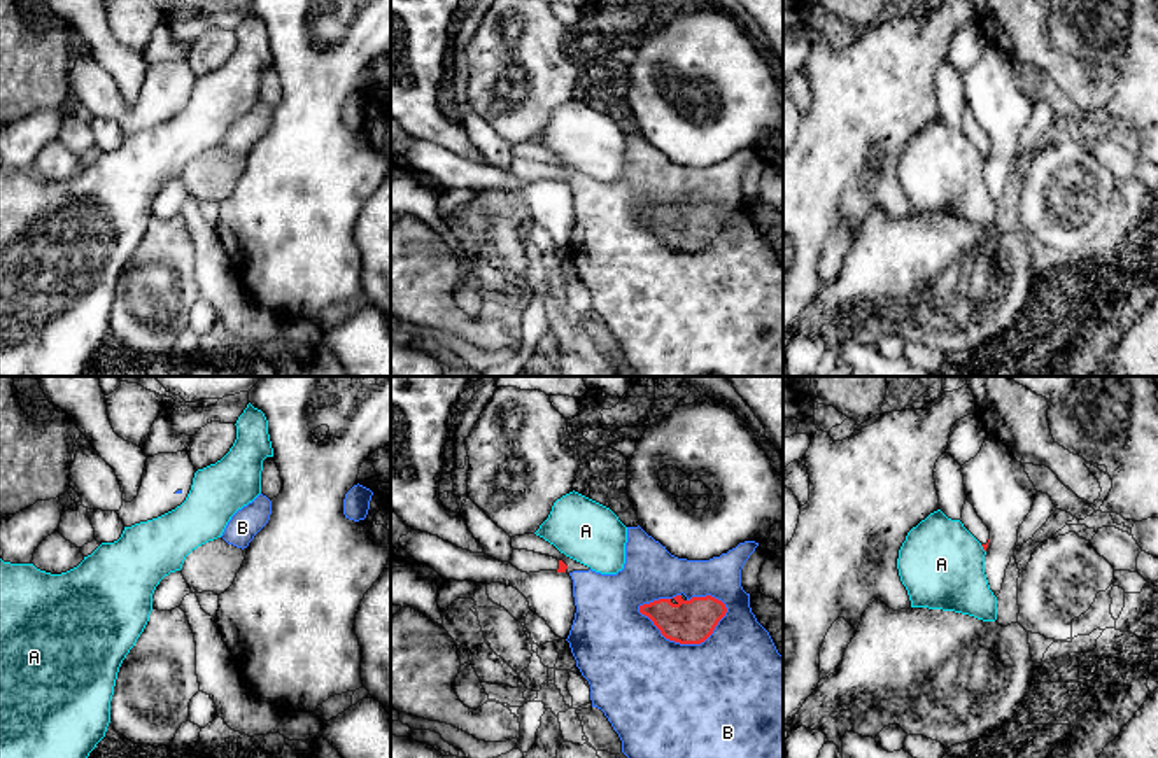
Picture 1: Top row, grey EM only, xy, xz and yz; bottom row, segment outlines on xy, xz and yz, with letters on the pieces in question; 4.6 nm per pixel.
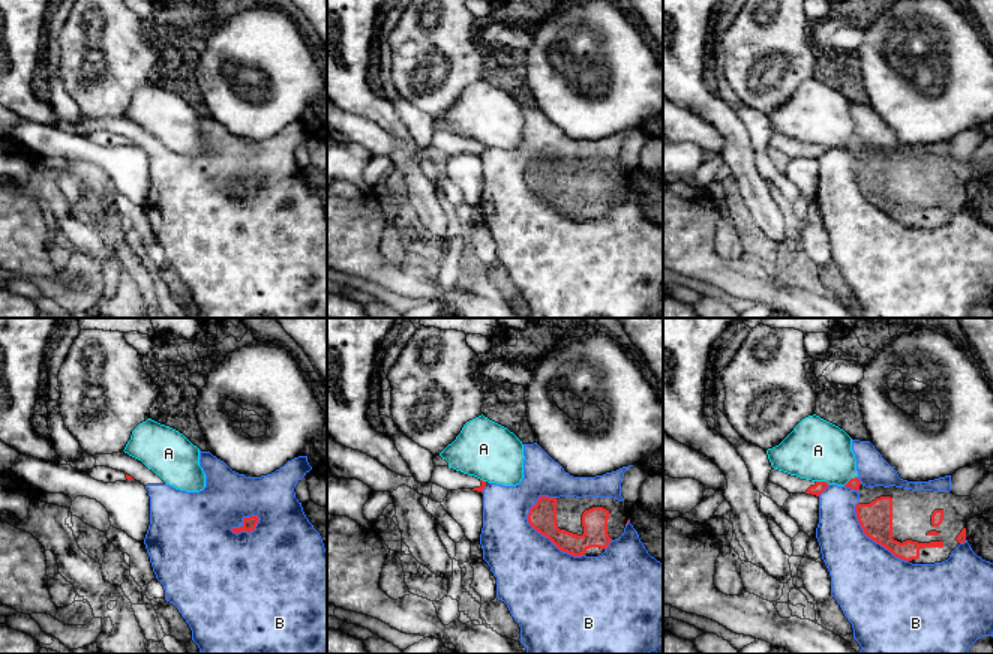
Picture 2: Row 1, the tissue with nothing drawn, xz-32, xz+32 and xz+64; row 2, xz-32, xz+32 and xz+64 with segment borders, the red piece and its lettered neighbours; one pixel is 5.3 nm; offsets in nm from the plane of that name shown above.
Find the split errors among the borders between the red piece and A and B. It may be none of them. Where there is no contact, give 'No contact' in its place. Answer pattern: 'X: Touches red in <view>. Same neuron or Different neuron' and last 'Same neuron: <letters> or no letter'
A: Touches red in yz. Different neuron
B: Touches red in xz. Different neuron
Same neuron: no letter

